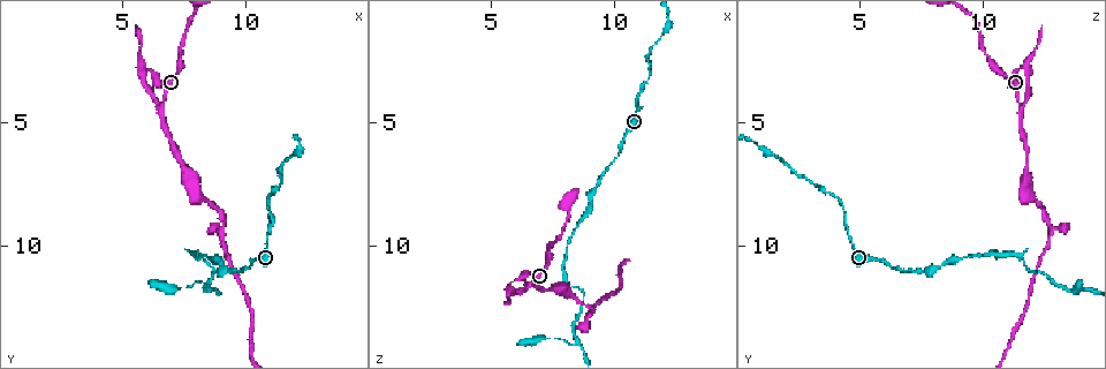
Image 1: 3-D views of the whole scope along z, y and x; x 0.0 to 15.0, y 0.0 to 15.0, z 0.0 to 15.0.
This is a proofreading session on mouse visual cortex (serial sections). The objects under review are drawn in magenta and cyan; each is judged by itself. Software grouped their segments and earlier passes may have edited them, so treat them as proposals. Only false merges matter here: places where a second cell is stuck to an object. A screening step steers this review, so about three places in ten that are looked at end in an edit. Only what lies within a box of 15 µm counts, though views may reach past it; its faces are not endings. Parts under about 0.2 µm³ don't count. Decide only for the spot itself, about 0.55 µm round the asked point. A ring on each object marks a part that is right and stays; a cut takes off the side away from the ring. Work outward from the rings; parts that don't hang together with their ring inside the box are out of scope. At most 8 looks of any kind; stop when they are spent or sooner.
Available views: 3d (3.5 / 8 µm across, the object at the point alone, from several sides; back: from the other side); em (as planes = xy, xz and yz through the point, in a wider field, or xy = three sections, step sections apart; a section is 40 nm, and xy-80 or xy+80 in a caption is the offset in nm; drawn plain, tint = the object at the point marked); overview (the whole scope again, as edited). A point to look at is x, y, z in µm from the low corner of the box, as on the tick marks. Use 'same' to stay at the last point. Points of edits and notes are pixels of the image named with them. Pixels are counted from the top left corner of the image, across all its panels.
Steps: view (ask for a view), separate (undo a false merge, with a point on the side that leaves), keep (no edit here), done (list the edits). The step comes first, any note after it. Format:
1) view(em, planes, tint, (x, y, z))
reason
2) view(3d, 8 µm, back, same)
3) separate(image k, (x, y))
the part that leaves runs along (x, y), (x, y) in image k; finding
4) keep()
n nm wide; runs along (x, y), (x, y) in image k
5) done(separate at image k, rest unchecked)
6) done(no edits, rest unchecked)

view(3d, 3.5 µm, (6.7, 4.4, 11.5))
two arms in line, one across

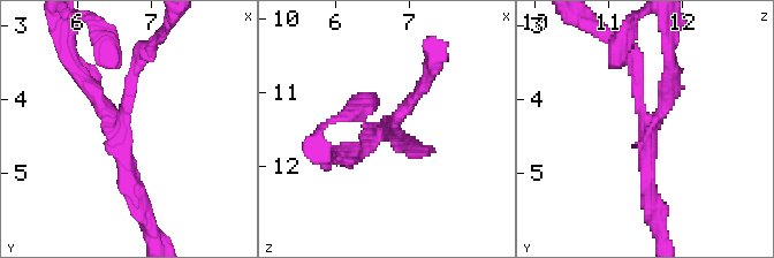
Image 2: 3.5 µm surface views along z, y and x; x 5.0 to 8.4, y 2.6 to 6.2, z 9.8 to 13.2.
view(em, xy, step 1, tint, (6.55, 4.30, 11.55))
3 arms; arms of 200, 250, 250 nm

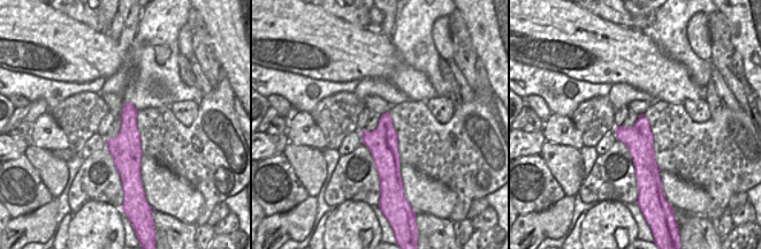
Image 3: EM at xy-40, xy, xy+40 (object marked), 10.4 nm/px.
view(em, xy, step 2, tint, same)
another direction

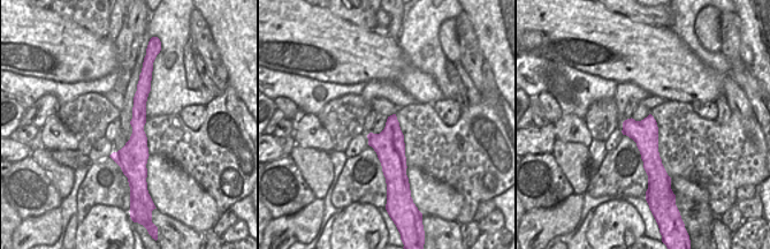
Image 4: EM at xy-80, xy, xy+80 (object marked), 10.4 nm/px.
keep()
runs along (143, 80), (138, 143), (130, 176) in image 4; continuous, no second cell

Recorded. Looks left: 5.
view(3d, 3.5 µm, (11.4, 7.6, 3.2))
a narrow waist

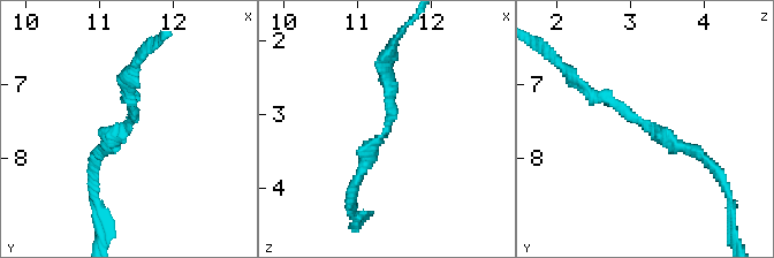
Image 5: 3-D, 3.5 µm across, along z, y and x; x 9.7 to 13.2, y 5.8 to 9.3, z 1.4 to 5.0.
view(em, xy, step 1, tint, (11.40, 7.50, 3.25))

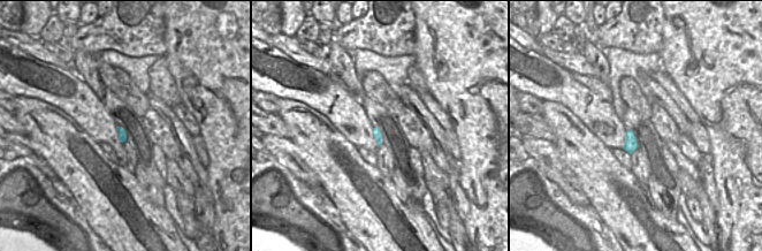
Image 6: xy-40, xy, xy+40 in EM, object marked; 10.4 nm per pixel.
keep()
arms of 150, 150 nm; runs along (702, 154), (581, 86) in image 5; one cell here

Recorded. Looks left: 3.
view(3d, 3.5 µm, back, (8.9, 11.1, 11.9))
sharp bend

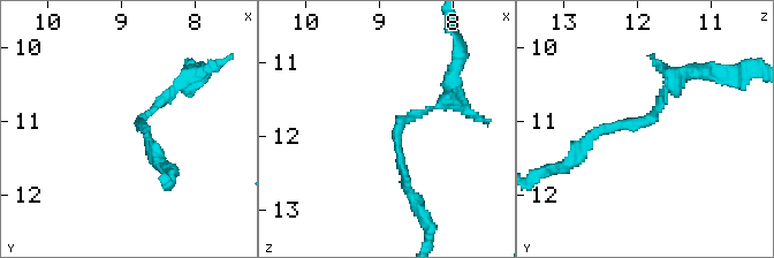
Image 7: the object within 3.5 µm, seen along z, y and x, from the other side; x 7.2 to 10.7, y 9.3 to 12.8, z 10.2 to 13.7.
view(em, xy, step 5, tint, (8.75, 11.00, 11.90))
arms of 150, 150 nm; shape alone is not enough

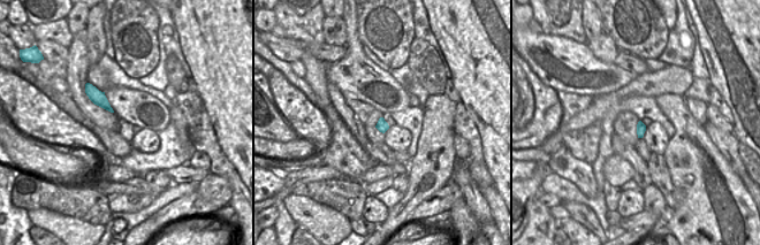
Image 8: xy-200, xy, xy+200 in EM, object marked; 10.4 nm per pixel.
keep()
runs along (674, 76), (645, 122), (598, 129), (579, 151) in image 7; all the same cell

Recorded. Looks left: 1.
done(no edits, rest unchecked)

